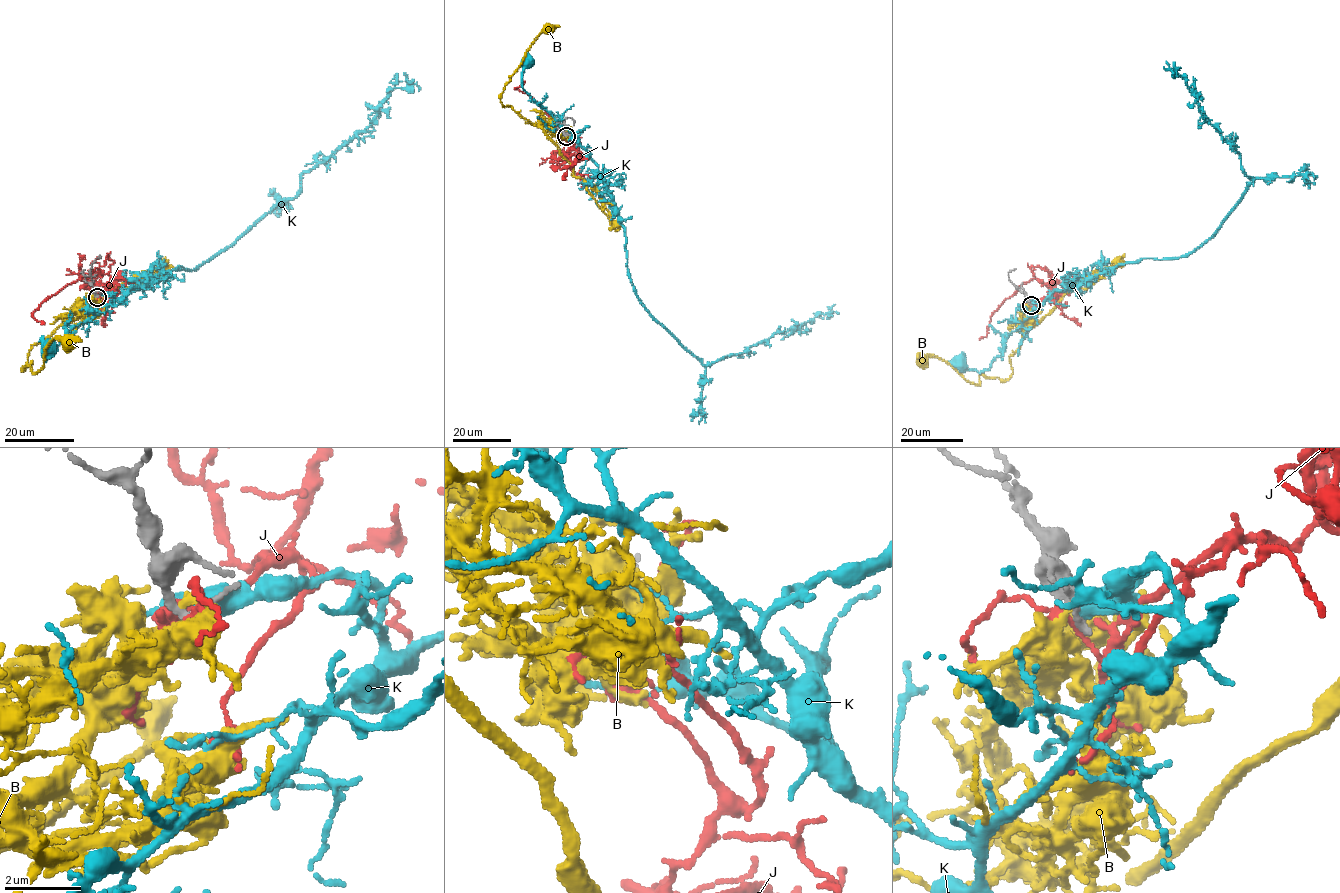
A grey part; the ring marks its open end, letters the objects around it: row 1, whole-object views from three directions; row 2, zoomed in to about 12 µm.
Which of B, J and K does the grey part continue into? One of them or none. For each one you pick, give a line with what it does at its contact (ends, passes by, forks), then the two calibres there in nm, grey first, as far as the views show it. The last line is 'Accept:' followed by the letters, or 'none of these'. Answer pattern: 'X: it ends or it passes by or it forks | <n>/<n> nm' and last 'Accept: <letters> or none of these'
Accept: none of these

